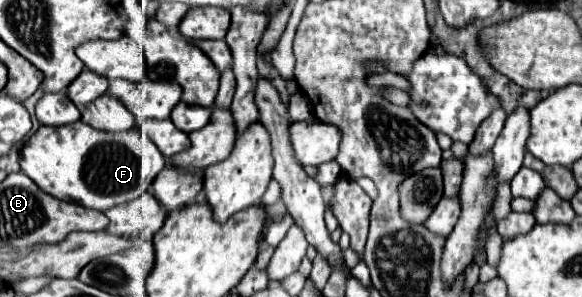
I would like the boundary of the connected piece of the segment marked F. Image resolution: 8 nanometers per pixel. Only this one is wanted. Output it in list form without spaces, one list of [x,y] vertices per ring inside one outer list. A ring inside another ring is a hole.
[[[83,121],[59,127],[41,125],[23,145],[19,161],[21,169],[45,193],[97,211],[107,211],[119,203],[137,199],[165,167],[165,157],[139,127],[127,133],[109,133],[93,129]]]

